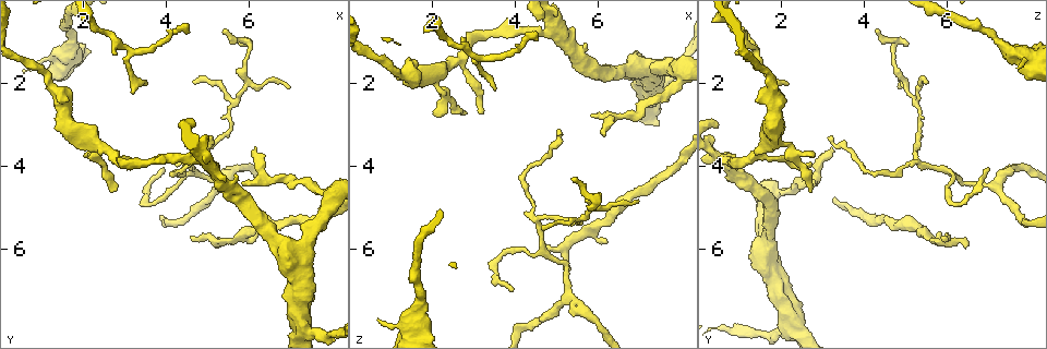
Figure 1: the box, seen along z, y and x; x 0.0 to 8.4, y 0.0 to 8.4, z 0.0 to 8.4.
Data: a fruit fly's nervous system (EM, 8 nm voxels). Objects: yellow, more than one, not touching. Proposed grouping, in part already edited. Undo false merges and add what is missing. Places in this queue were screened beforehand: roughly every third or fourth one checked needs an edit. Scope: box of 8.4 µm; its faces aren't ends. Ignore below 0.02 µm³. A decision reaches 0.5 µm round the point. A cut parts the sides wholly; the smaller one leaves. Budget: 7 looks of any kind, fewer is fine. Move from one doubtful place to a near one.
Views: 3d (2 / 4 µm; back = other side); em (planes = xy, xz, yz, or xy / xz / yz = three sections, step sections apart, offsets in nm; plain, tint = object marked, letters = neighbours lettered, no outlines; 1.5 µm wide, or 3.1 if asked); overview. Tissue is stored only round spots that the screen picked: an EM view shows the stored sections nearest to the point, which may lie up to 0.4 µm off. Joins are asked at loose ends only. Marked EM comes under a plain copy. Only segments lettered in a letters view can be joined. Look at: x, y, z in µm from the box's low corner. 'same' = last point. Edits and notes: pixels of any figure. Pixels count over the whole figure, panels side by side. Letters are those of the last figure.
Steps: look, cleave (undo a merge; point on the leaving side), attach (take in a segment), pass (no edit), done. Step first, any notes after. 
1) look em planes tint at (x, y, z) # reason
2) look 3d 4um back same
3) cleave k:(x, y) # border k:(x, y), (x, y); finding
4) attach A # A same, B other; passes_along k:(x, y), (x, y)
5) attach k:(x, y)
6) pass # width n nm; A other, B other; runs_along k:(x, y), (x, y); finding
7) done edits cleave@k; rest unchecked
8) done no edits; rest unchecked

look em xy step 4 tint at (4.50, 0.60, 0.85)

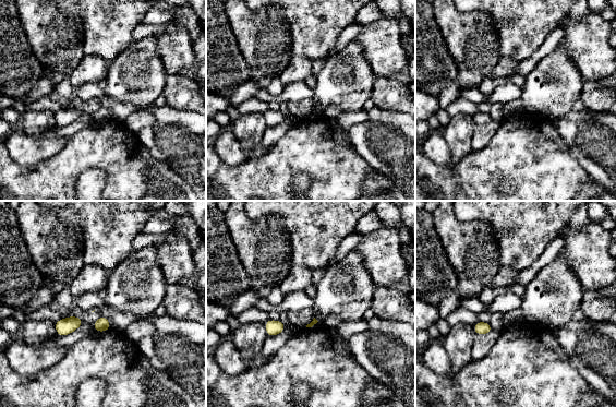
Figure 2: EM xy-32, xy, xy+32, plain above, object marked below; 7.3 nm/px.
look em planes letters same

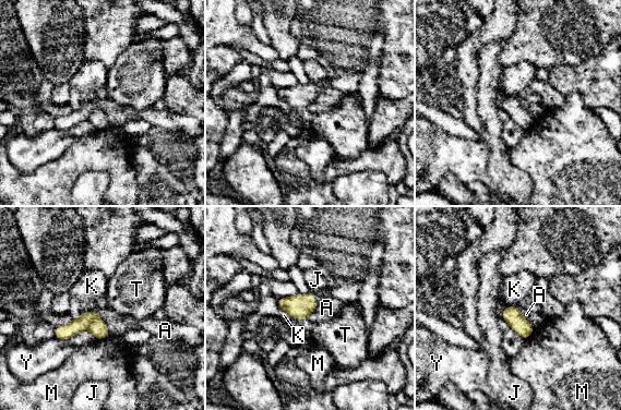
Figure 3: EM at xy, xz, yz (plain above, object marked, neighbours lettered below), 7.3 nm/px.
pass # A other, J other, K other, M other, T other, Y other; runs_along 3:(106, 333), (76, 325), (57, 334); none of them fits

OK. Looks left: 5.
look em planes letters at (5.00, 3.90, 0.75) # two arms in line, one across

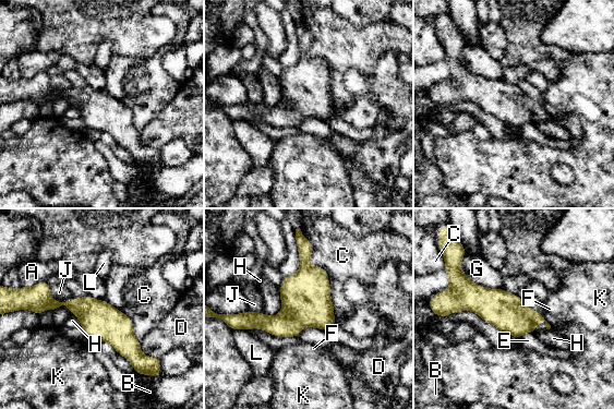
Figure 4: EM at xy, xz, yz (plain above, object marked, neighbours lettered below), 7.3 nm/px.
pass # width 280 nm; A other, B other, C other, D other, E other, F other, G other, H other, J other, K other, L other; runs_along 4:(34, 308), (72, 303), (86, 309), (145, 359); all the same cell

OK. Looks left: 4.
look 3d 2um at (5.40, 0.75, 4.25) # free end

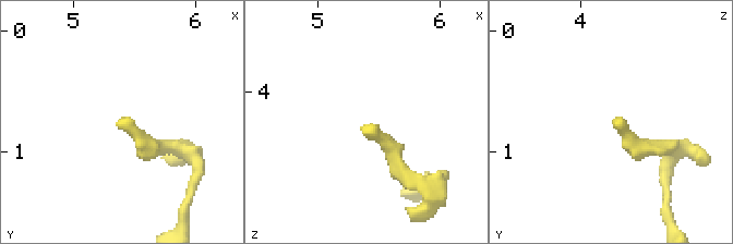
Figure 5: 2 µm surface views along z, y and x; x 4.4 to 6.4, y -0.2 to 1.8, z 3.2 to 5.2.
look em planes letters at (5.36, 0.74, 4.30)

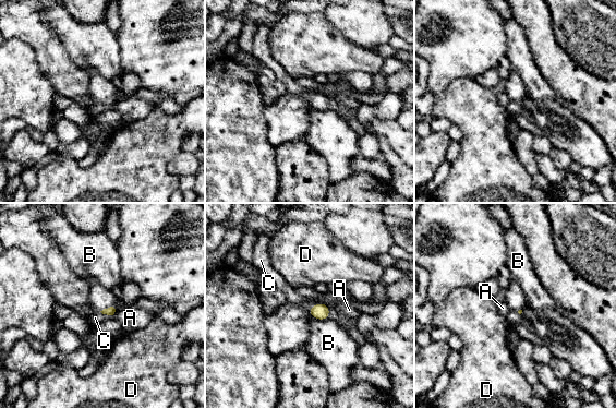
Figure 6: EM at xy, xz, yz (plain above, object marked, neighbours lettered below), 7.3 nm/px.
attach C # A other, B other, C same, D other; passes_along 6:(110, 311), (105, 313), (95, 318); the cell continues

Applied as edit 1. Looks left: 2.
done edits attach@6; rest unchecked

